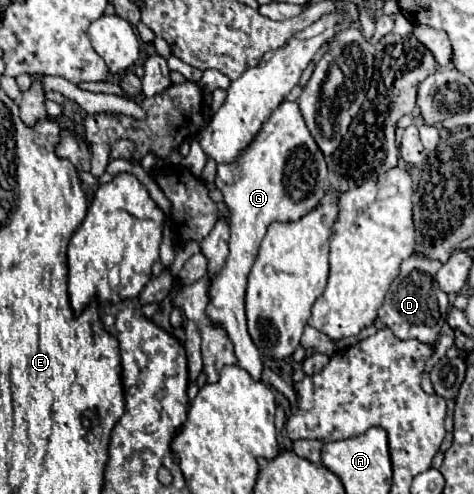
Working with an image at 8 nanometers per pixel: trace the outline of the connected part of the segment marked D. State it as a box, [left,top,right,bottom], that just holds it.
[379,254,449,342]

